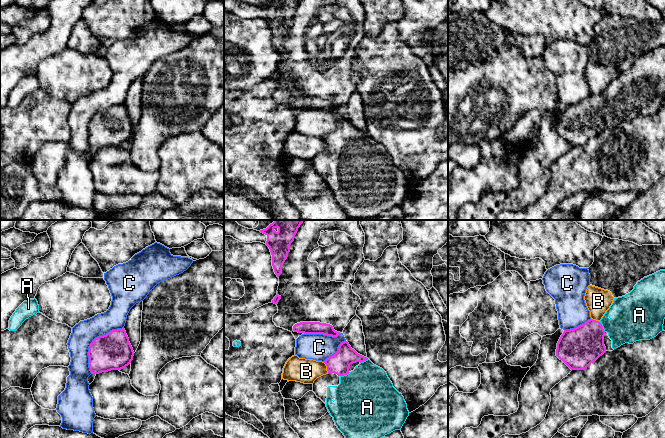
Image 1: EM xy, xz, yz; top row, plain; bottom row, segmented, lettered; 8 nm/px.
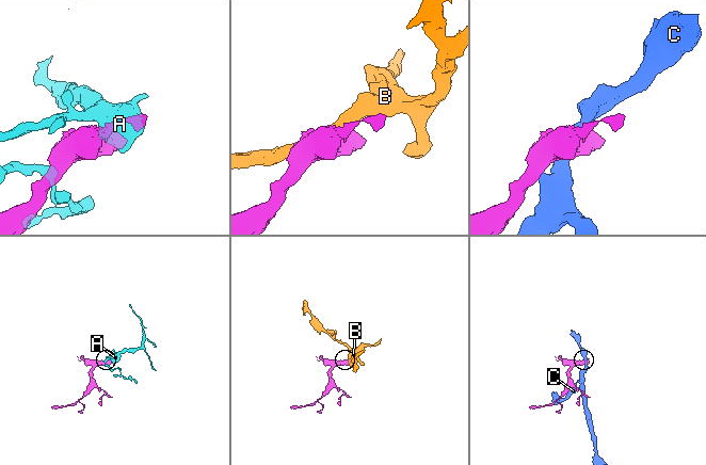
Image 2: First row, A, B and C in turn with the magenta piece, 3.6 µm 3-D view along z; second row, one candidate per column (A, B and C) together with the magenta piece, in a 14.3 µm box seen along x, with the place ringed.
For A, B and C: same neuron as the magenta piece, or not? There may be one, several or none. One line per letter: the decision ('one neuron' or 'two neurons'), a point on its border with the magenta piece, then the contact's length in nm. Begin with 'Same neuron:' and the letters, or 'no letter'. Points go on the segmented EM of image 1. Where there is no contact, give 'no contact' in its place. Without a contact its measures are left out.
Same neuron: A
A: one neuron; contact xz (344, 374); length 90 nm
B: two neurons; contact xz (327, 368); length 100 nm
C: two neurons; contact xy (92, 342); length 460 nm

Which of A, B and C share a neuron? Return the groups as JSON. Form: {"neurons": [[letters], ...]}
{"neurons": [["A"], ["B"], ["C"]]}

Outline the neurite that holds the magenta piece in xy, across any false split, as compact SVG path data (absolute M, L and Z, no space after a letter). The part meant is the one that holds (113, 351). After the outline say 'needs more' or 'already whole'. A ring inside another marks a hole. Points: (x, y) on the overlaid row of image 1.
M124 328L99 336L89 346L89 368L92 374L121 370L133 360L134 351Z; already whole

